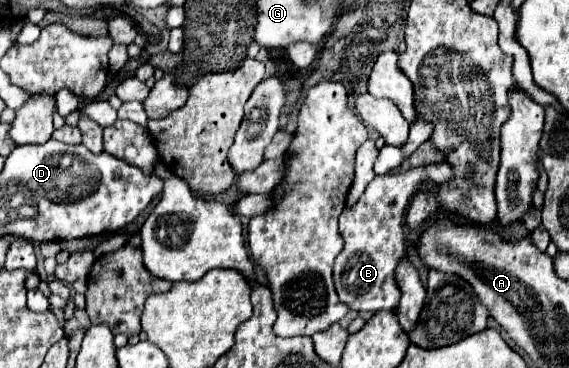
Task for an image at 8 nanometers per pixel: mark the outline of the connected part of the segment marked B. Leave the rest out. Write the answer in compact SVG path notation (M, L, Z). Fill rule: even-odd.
M447 162L441 164L431 164L431 166L421 166L421 168L411 168L403 174L385 174L385 176L375 176L369 186L365 188L363 196L353 208L345 208L339 218L339 232L345 240L345 248L341 254L335 258L333 266L333 280L335 288L339 294L339 300L349 306L349 310L355 312L379 312L379 310L393 310L401 298L401 290L395 282L395 268L397 260L405 256L405 212L409 208L409 198L417 192L417 188L425 186L427 182L431 184L441 184L449 182L453 178L453 168Z

